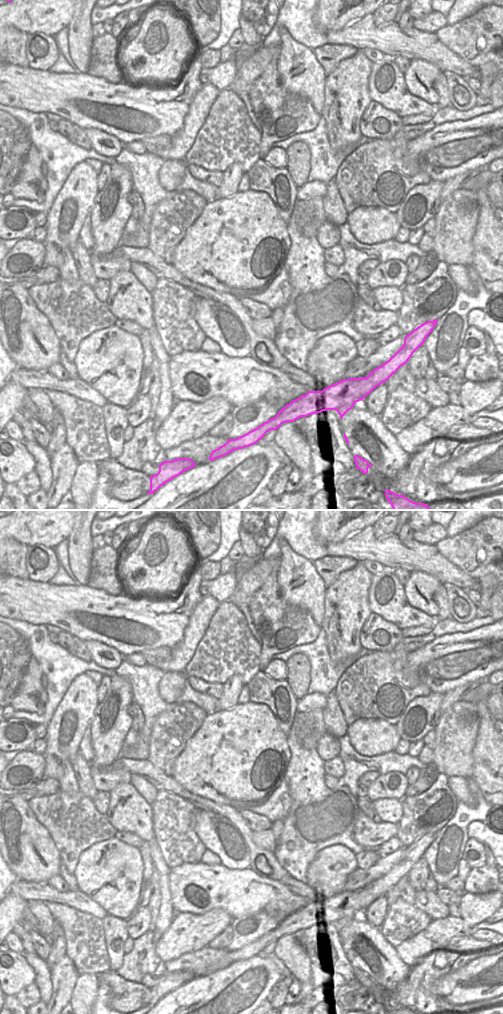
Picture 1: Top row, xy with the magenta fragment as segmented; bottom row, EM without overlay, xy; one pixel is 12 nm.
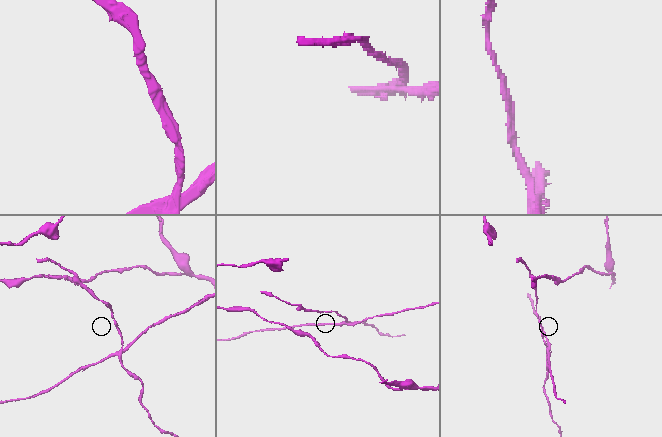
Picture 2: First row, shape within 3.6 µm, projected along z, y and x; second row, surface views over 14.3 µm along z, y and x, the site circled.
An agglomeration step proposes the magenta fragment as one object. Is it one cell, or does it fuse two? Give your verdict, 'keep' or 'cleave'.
cleave

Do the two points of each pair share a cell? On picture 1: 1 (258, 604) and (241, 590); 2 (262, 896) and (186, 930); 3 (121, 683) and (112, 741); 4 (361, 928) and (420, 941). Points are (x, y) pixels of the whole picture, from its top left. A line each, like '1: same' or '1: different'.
1: different
2: different
3: same
4: different

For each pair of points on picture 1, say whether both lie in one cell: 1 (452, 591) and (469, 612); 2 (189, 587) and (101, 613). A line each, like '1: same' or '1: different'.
1: same
2: same

